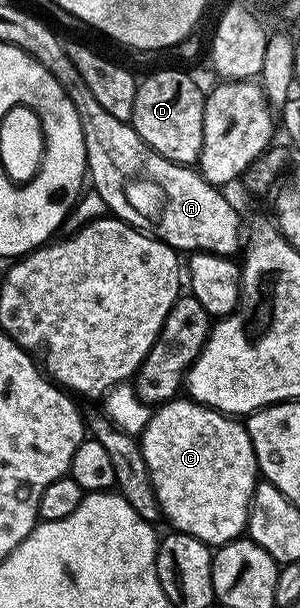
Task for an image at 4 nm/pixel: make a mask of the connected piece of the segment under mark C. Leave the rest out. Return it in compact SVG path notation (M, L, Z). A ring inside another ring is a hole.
M174 399L166 401L165 404L156 406L153 409L153 417L147 423L147 427L139 435L141 450L143 451L143 459L147 459L147 471L151 471L151 483L155 487L155 495L159 499L159 507L161 508L162 518L167 522L170 521L172 528L179 533L186 533L195 539L199 539L204 545L210 547L220 547L228 543L228 541L236 541L246 532L249 524L249 504L253 498L253 492L259 480L259 470L257 460L255 459L255 451L253 444L249 438L244 424L236 416L228 413L221 413L218 409L212 409L206 405L199 404L198 401L192 399Z

